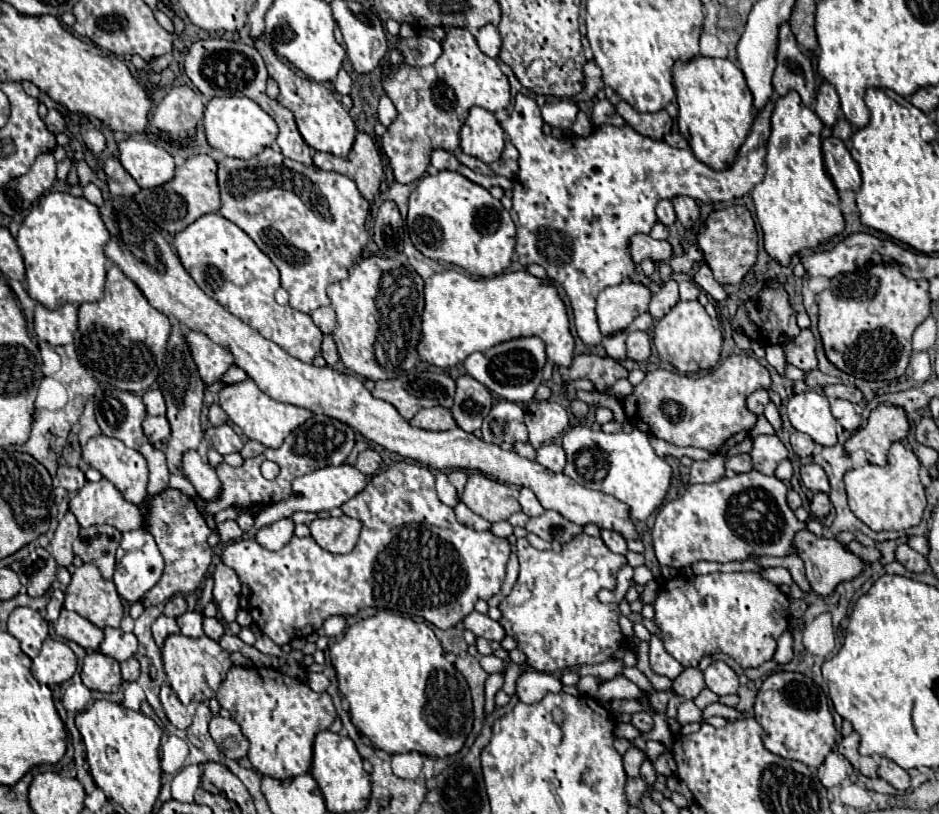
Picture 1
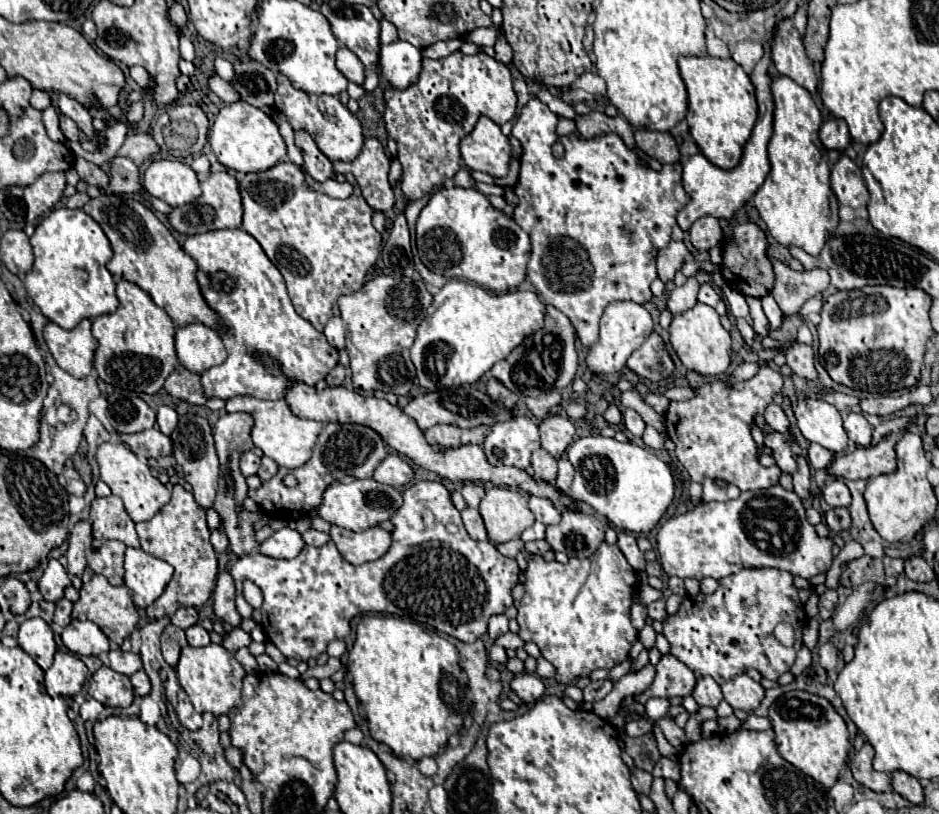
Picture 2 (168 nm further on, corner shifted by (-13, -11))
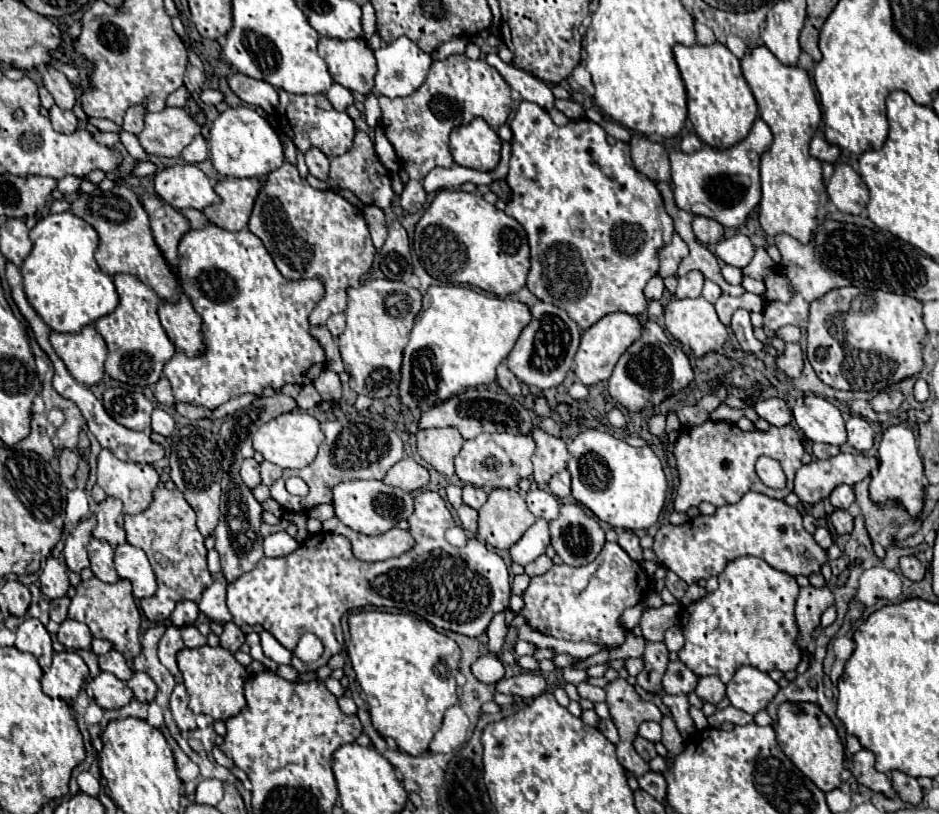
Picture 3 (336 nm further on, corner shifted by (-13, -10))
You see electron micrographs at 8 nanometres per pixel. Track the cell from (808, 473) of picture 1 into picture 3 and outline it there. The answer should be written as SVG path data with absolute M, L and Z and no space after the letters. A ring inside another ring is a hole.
M838 485L832 493L830 493L830 503L838 509L848 509L854 503L854 491L850 485Z

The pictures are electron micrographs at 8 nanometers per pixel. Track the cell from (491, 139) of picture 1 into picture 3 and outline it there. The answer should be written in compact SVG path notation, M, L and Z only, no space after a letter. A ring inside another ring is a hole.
M474 119L450 133L452 157L464 167L492 171L500 161L500 147L502 139L484 119Z

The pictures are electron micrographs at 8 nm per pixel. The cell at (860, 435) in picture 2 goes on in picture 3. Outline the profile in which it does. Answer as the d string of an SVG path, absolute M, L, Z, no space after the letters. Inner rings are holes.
M850 417L846 421L848 431L848 445L852 445L858 451L868 451L874 445L874 431L862 417Z

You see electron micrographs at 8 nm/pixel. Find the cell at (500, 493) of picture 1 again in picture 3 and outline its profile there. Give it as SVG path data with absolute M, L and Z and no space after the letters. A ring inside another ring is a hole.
M492 489L478 513L478 537L496 549L510 549L536 521L514 489Z

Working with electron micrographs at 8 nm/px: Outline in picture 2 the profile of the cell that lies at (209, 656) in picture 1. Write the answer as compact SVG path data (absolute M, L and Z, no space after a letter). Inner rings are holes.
M208 644L208 646L186 646L182 648L180 662L176 666L178 682L186 690L192 706L196 712L204 714L210 712L214 716L228 714L230 708L240 708L242 706L242 680L244 680L244 668L236 662L234 654L228 652L220 644Z

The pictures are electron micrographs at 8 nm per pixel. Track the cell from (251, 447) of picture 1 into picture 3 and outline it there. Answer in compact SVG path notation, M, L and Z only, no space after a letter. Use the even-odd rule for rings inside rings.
M262 461L260 463L260 469L262 469L262 483L266 485L266 487L270 487L276 479L280 479L280 475L282 475L282 469L278 467L278 465L274 465L274 463L270 463L270 461Z

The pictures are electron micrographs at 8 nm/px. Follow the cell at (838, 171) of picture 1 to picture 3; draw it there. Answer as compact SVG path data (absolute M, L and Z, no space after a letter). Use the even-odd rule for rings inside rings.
M836 163L834 175L830 177L826 191L830 201L842 213L850 213L850 215L860 215L866 209L870 197L866 183L848 163Z

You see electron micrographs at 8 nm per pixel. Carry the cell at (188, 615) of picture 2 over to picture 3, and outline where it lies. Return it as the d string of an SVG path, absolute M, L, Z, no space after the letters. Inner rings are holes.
M182 601L182 603L178 603L178 607L174 609L170 619L172 619L172 625L186 627L186 625L192 625L196 621L198 613L200 613L200 609L194 601Z

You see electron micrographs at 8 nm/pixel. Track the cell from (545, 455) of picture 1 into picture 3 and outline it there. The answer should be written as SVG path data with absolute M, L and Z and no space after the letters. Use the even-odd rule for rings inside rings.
M564 469L564 471L560 471L558 475L554 475L554 477L550 479L548 487L550 487L550 491L552 491L556 497L560 497L560 499L568 497L568 495L570 495L570 471Z

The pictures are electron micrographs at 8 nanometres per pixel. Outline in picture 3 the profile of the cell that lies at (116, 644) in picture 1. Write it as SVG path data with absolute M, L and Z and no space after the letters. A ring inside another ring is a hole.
M110 651L106 655L100 655L98 657L98 663L100 663L100 669L102 671L110 671L112 675L116 675L120 681L128 681L134 671L132 671L132 665L124 659L124 655L120 651Z

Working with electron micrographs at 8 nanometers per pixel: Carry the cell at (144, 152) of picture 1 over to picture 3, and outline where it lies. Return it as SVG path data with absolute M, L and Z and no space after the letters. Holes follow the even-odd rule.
M172 165L154 175L156 195L176 209L202 209L218 203L208 177L196 165Z

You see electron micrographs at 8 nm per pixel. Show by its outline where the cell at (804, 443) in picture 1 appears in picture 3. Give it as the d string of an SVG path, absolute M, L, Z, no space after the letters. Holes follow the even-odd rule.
M814 443L814 451L812 453L814 453L816 459L830 459L830 457L838 455L840 449L834 447L834 445L826 445L826 443Z

